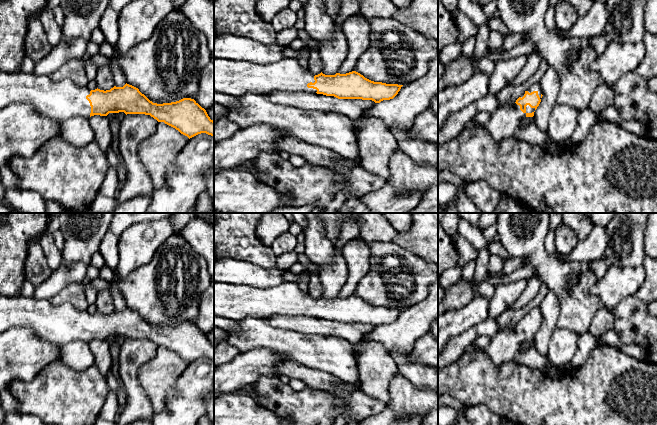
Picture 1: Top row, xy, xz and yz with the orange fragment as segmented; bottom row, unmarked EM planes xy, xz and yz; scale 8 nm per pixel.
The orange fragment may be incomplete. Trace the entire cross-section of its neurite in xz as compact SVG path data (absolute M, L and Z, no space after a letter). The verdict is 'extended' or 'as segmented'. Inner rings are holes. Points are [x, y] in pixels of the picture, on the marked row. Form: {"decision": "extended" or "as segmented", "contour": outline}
{"decision": "extended", "contour": "M284 57L271 64L257 64L242 60L214 58L214 92L241 97L247 93L266 95L273 91L314 92L338 99L362 99L380 103L393 99L403 85L374 82L356 71L346 74L325 75L322 72L314 75L303 68L297 58Z"}

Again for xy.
{"decision": "extended", "contour": "M0 72L0 109L14 103L29 104L42 116L62 123L73 117L90 118L94 115L107 116L109 113L150 115L158 122L175 128L189 139L206 133L214 136L214 121L206 110L194 99L183 98L176 102L157 104L150 101L138 88L125 84L110 90L89 90L77 86L69 79L52 80L49 75L26 74L23 72Z"}

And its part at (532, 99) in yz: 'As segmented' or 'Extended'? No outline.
Extended

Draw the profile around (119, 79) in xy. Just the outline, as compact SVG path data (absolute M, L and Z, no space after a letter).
M117 45L114 47L114 54L110 58L113 60L113 64L111 66L113 72L113 79L116 87L123 87L127 82L121 70L121 67L116 63L118 58L121 58L121 54L117 48Z

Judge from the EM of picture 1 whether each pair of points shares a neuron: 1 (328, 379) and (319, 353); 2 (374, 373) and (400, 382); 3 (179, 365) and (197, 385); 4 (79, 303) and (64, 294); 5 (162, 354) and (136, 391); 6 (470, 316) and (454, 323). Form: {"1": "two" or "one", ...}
{"1": "two", "2": "two", "3": "two", "4": "one", "5": "two", "6": "one"}

